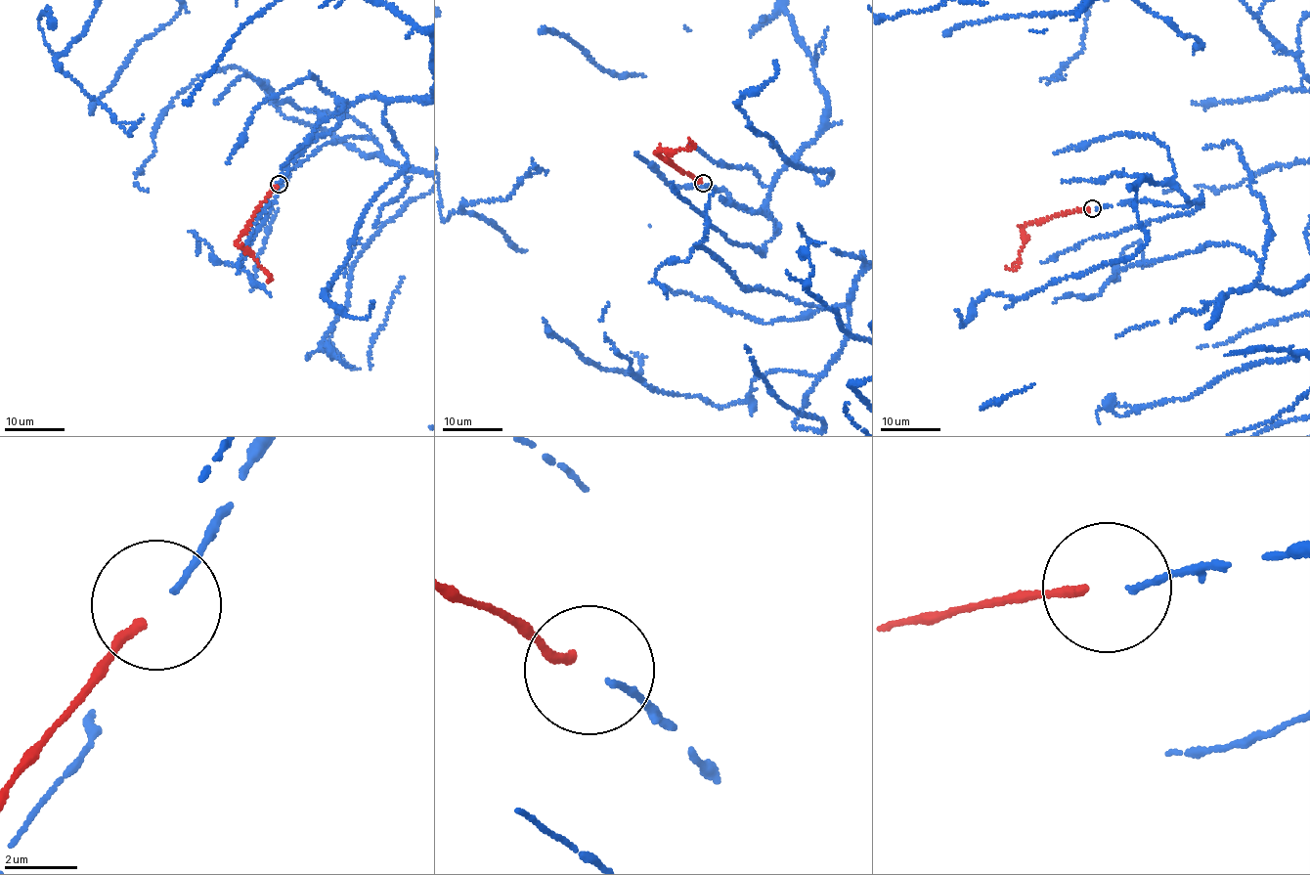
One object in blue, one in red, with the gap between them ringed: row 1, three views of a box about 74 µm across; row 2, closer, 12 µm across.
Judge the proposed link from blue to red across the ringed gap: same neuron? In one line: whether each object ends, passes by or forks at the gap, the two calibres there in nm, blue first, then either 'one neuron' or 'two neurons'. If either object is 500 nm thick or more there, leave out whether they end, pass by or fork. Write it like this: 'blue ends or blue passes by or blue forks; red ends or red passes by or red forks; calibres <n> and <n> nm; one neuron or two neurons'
blue ends; red ends; calibres 150 and 260 nm; one neuron

